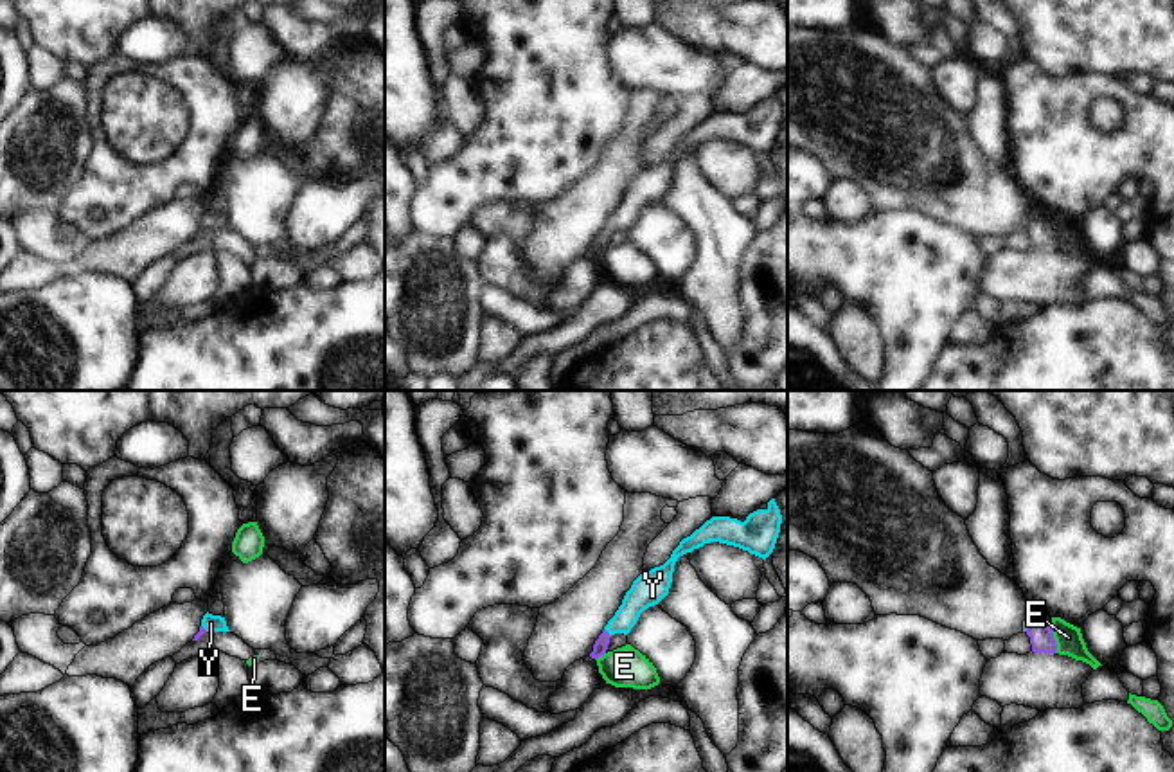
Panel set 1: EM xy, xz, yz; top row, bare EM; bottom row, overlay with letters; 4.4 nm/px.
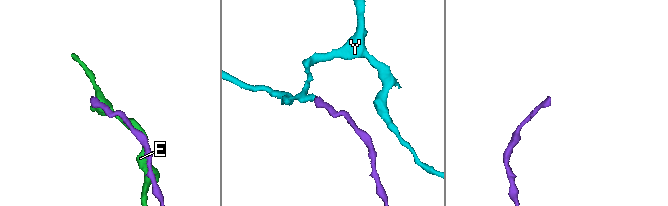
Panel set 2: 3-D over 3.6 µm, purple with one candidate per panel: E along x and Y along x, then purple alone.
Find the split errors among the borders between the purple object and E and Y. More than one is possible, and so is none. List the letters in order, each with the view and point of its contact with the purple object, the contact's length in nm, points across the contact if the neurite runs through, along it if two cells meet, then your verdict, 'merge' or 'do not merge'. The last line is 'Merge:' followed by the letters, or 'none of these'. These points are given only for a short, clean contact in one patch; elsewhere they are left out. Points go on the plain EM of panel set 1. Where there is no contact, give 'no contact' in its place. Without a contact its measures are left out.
E: meets purple in yz at (1054, 236); contact 120 nm long; border along yz (1049, 224), (1056, 249); do not merge
Y: meets purple in xz at (606, 229); contact 50 nm long; runs through xz (601, 242), (606, 229), (644, 189); merge
Merge: Y

